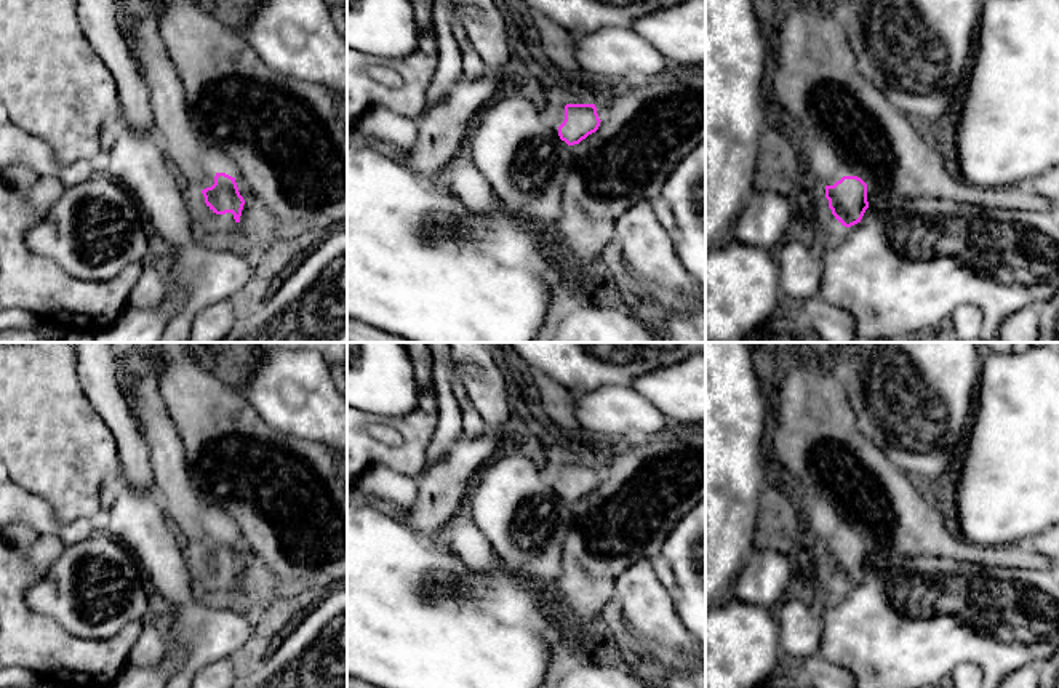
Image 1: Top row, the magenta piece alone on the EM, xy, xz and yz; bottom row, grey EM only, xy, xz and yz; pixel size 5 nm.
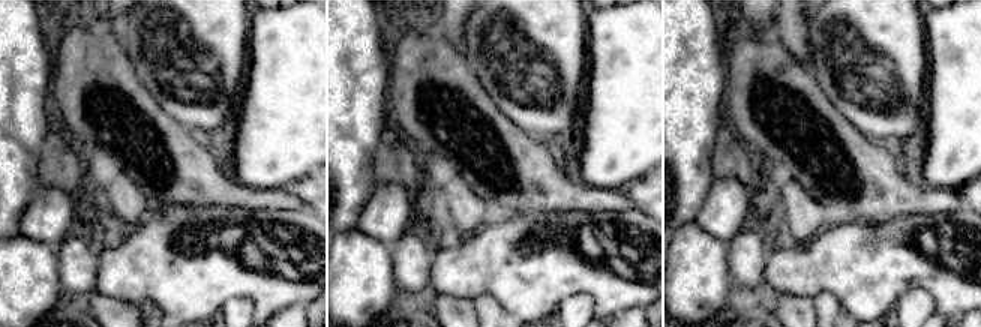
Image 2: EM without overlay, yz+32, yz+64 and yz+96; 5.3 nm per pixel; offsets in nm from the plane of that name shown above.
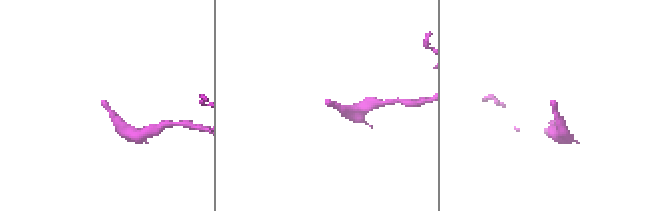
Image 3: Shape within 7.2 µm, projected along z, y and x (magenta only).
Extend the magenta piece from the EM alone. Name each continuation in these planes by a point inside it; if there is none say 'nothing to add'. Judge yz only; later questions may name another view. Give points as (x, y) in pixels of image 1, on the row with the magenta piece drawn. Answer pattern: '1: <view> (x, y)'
1: yz (837, 170)

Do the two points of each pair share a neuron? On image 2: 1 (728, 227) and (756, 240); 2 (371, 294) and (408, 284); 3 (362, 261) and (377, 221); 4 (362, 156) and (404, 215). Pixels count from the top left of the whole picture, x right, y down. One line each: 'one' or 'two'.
1: two
2: two
3: two
4: two

